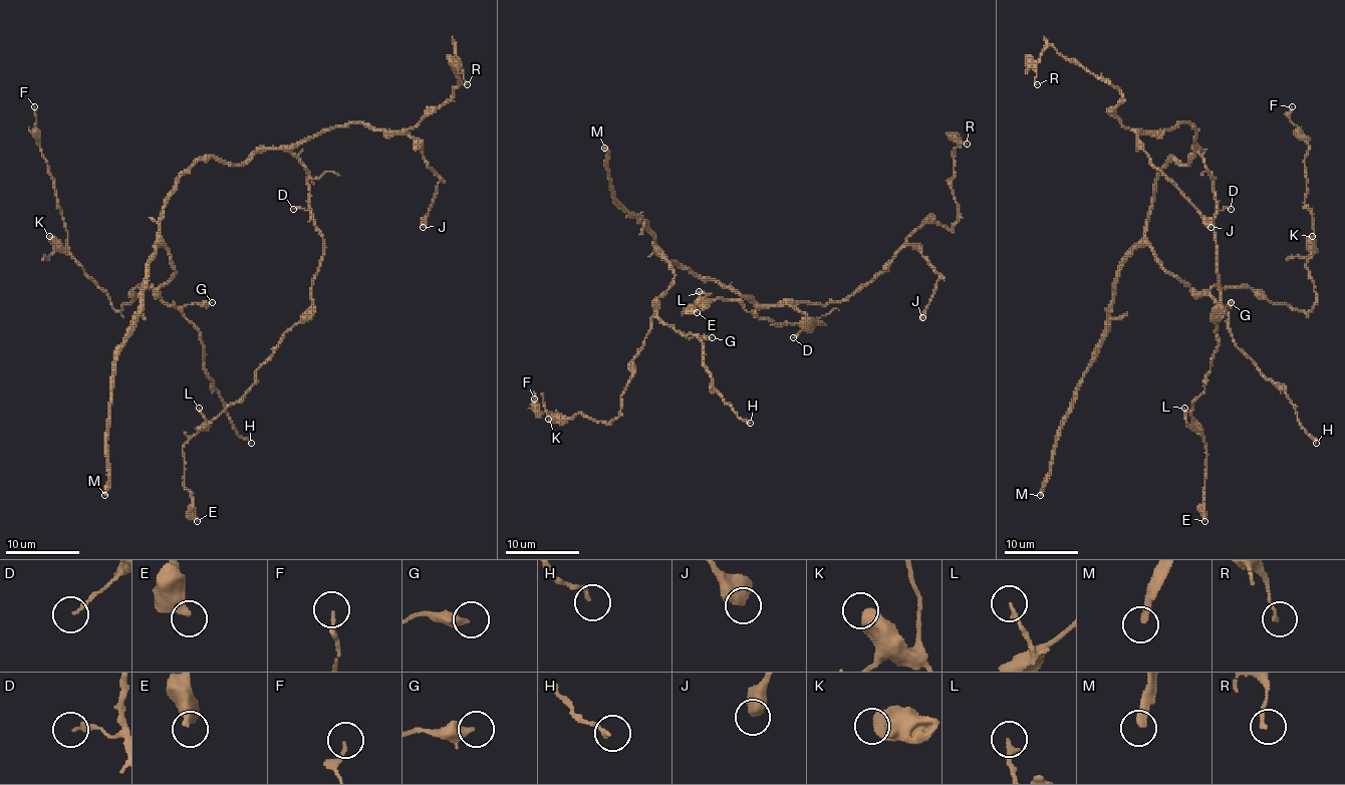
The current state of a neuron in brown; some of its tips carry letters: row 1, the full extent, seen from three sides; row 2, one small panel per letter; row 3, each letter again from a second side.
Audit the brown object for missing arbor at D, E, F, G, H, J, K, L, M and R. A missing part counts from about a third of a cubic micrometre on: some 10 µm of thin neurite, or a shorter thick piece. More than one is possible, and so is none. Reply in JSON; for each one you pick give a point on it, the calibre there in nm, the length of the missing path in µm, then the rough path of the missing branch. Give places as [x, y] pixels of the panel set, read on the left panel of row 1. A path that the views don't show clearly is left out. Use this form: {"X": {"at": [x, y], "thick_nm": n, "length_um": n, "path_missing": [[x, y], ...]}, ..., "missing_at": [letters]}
{"M": {"at": [104, 495], "thick_nm": 300, "length_um": 90}, "missing_at": ["M"]}

